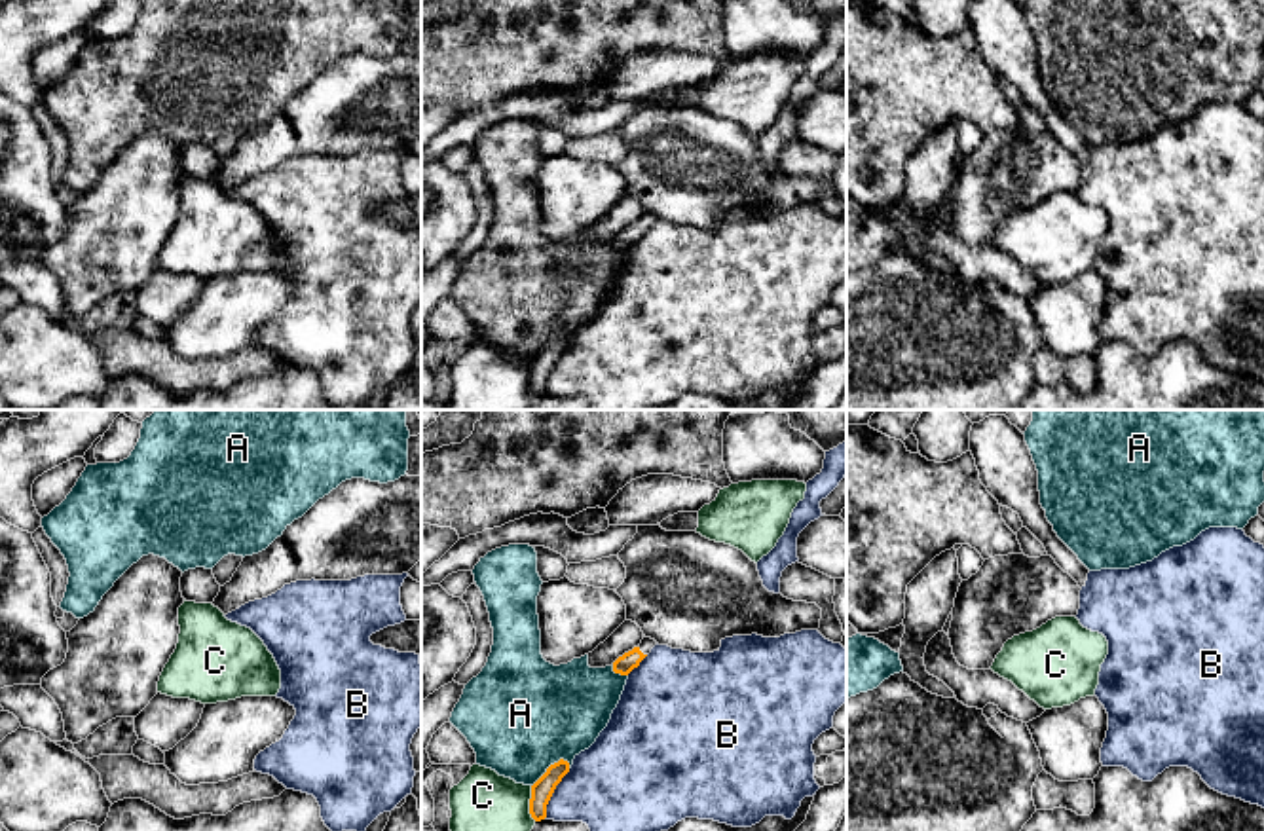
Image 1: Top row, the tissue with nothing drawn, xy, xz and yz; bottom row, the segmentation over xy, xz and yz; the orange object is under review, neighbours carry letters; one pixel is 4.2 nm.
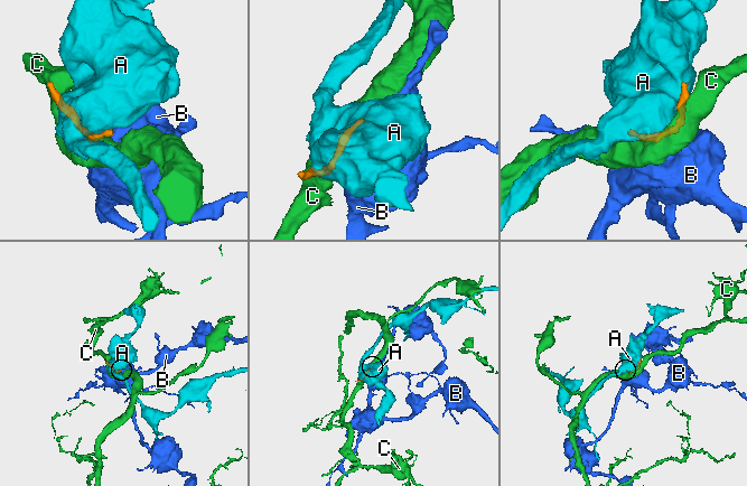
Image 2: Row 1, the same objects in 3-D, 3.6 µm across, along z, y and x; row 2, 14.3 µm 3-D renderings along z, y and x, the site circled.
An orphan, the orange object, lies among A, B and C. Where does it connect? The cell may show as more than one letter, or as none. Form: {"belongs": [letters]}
{"belongs": []}

